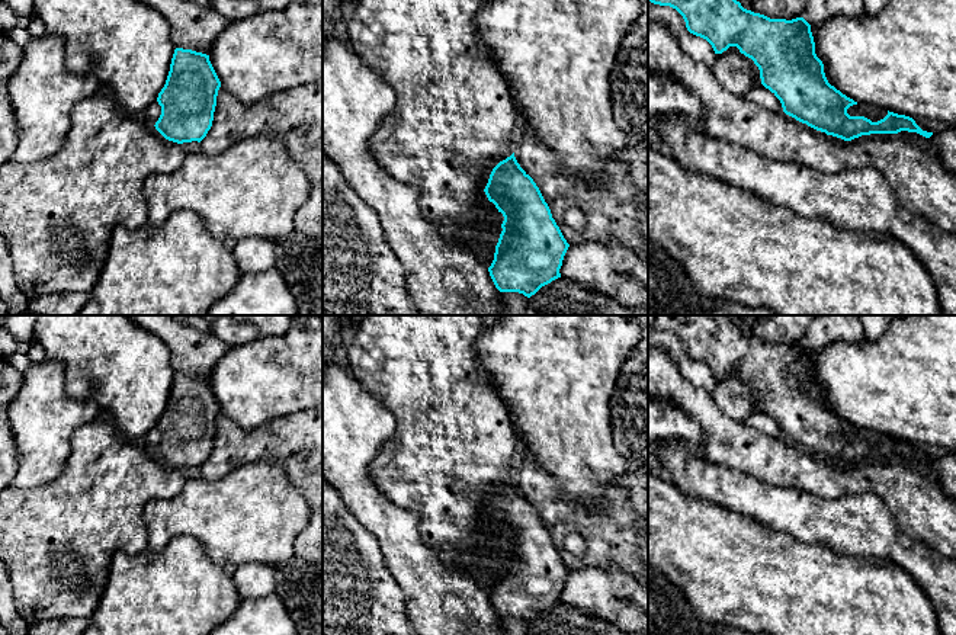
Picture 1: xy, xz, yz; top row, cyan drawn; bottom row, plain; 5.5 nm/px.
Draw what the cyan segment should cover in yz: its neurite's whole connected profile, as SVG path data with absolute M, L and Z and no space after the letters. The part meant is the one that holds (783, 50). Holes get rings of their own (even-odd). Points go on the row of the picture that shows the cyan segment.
M648 0L654 4L670 6L684 19L690 33L706 39L715 54L737 46L751 58L760 70L761 84L782 103L783 112L808 126L851 141L870 134L917 132L930 138L933 132L923 131L912 118L888 110L888 115L872 122L864 116L850 116L847 109L857 105L853 99L831 86L824 73L824 64L815 54L811 25L803 17L792 20L770 19L741 6L737 0Z

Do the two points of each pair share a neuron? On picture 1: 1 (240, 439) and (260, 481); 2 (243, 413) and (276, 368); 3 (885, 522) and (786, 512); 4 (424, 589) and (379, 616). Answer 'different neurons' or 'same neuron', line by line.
1: different neurons
2: same neuron
3: same neuron
4: different neurons

